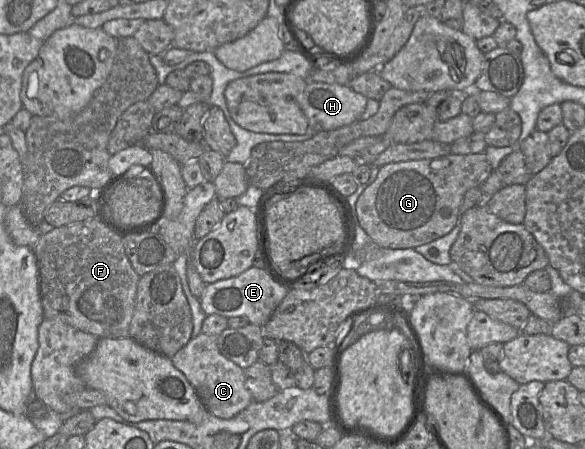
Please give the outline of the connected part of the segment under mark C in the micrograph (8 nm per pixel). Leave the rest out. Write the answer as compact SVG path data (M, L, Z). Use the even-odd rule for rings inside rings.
M203 332L192 337L171 357L171 361L184 374L207 412L221 419L230 419L244 410L253 398L246 387L244 370L221 354L217 337Z

